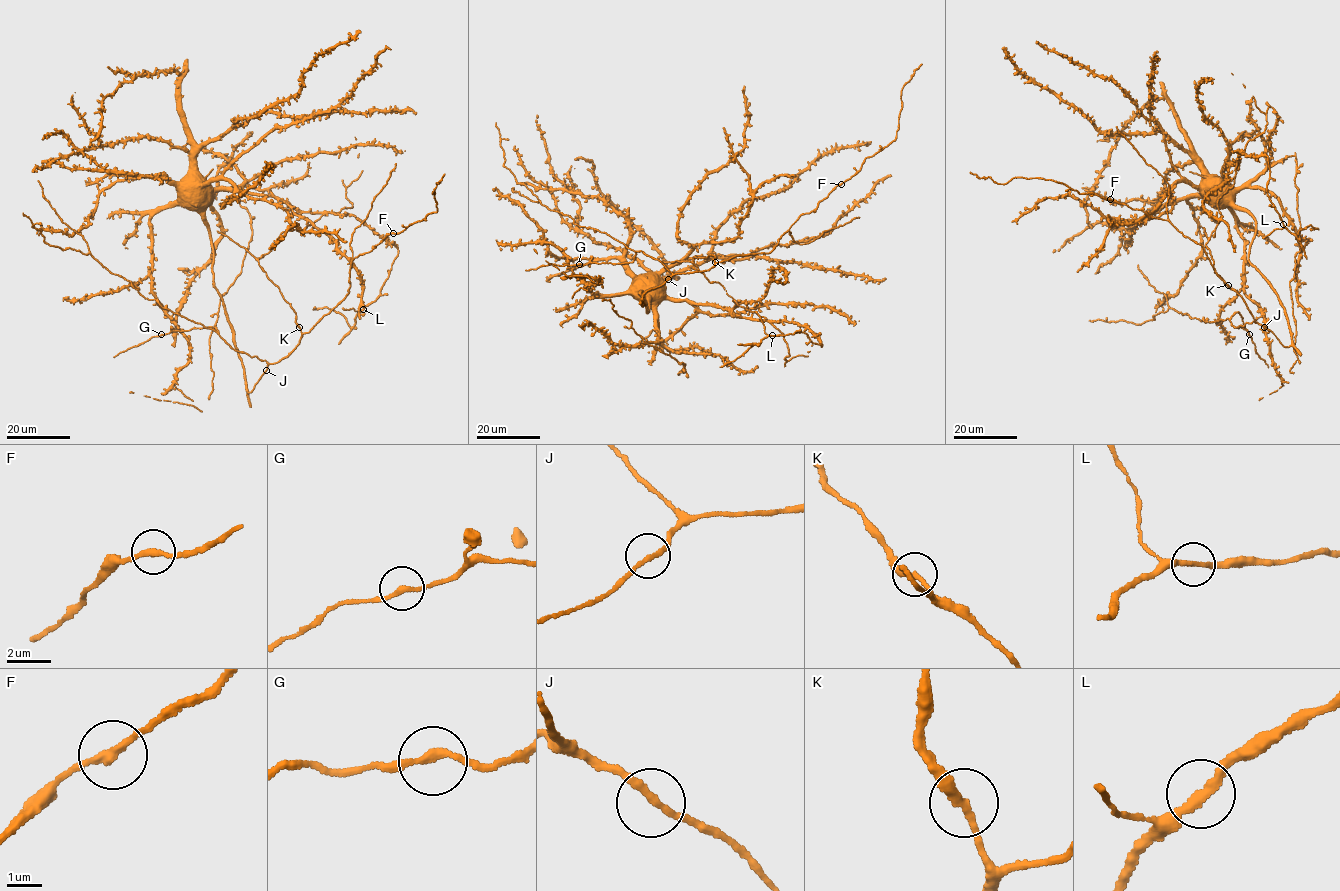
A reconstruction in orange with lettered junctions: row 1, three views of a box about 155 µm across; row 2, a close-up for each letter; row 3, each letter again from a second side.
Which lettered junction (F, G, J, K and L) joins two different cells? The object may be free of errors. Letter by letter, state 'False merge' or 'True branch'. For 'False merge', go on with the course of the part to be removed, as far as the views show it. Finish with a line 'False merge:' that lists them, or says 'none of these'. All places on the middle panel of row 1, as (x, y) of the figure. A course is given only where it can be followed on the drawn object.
F: True branch
G: True branch
J: True branch
K: True branch
L: True branch
False merge: none of these

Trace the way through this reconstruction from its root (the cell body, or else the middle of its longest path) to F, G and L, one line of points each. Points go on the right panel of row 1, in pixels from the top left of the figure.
F: (1213, 191), (1219, 186), (1255, 221), (1249, 262), (1284, 309), (1290, 346), (1256, 322), (1201, 245), (1110, 199)
G: (1213, 191), (1255, 221), (1249, 262), (1277, 297), (1291, 345), (1253, 321), (1237, 328), (1232, 314), (1249, 334)
L: (1213, 191), (1222, 185), (1225, 162), (1238, 164), (1237, 149), (1249, 156), (1265, 155), (1267, 194), (1283, 224)

